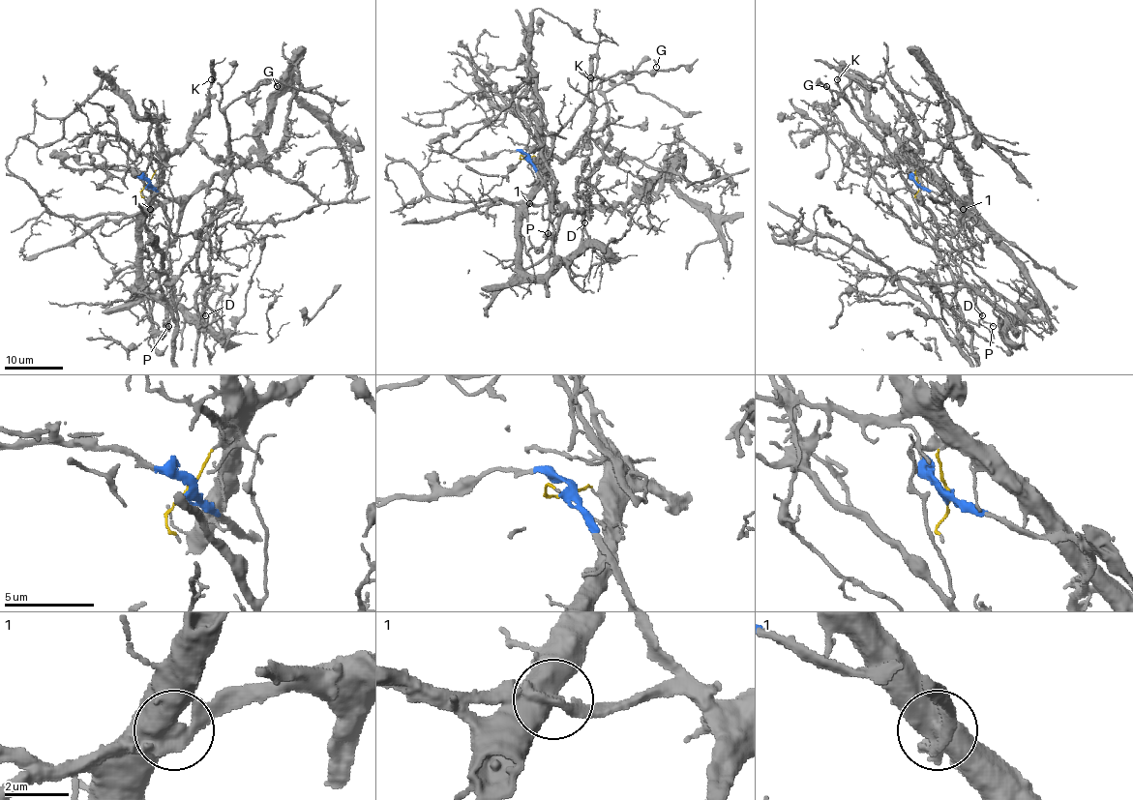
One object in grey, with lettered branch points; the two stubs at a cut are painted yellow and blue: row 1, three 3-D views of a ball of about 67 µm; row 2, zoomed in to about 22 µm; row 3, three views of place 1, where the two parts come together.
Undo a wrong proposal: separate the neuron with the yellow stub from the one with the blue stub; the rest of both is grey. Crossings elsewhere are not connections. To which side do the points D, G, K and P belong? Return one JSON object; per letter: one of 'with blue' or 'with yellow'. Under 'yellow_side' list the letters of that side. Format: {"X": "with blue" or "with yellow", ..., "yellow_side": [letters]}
{"D": "with yellow", "G": "with yellow", "K": "with yellow", "P": "with yellow", "yellow_side": ["D", "G", "K", "P"]}

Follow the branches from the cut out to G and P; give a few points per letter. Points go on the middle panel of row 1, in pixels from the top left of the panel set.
G: (526, 158), (540, 178), (520, 265), (540, 276), (581, 238), (578, 178), (610, 140), (605, 93), (656, 67)
P: (526, 158), (537, 157), (540, 145), (551, 152), (546, 181), (549, 206), (555, 215), (547, 233)

